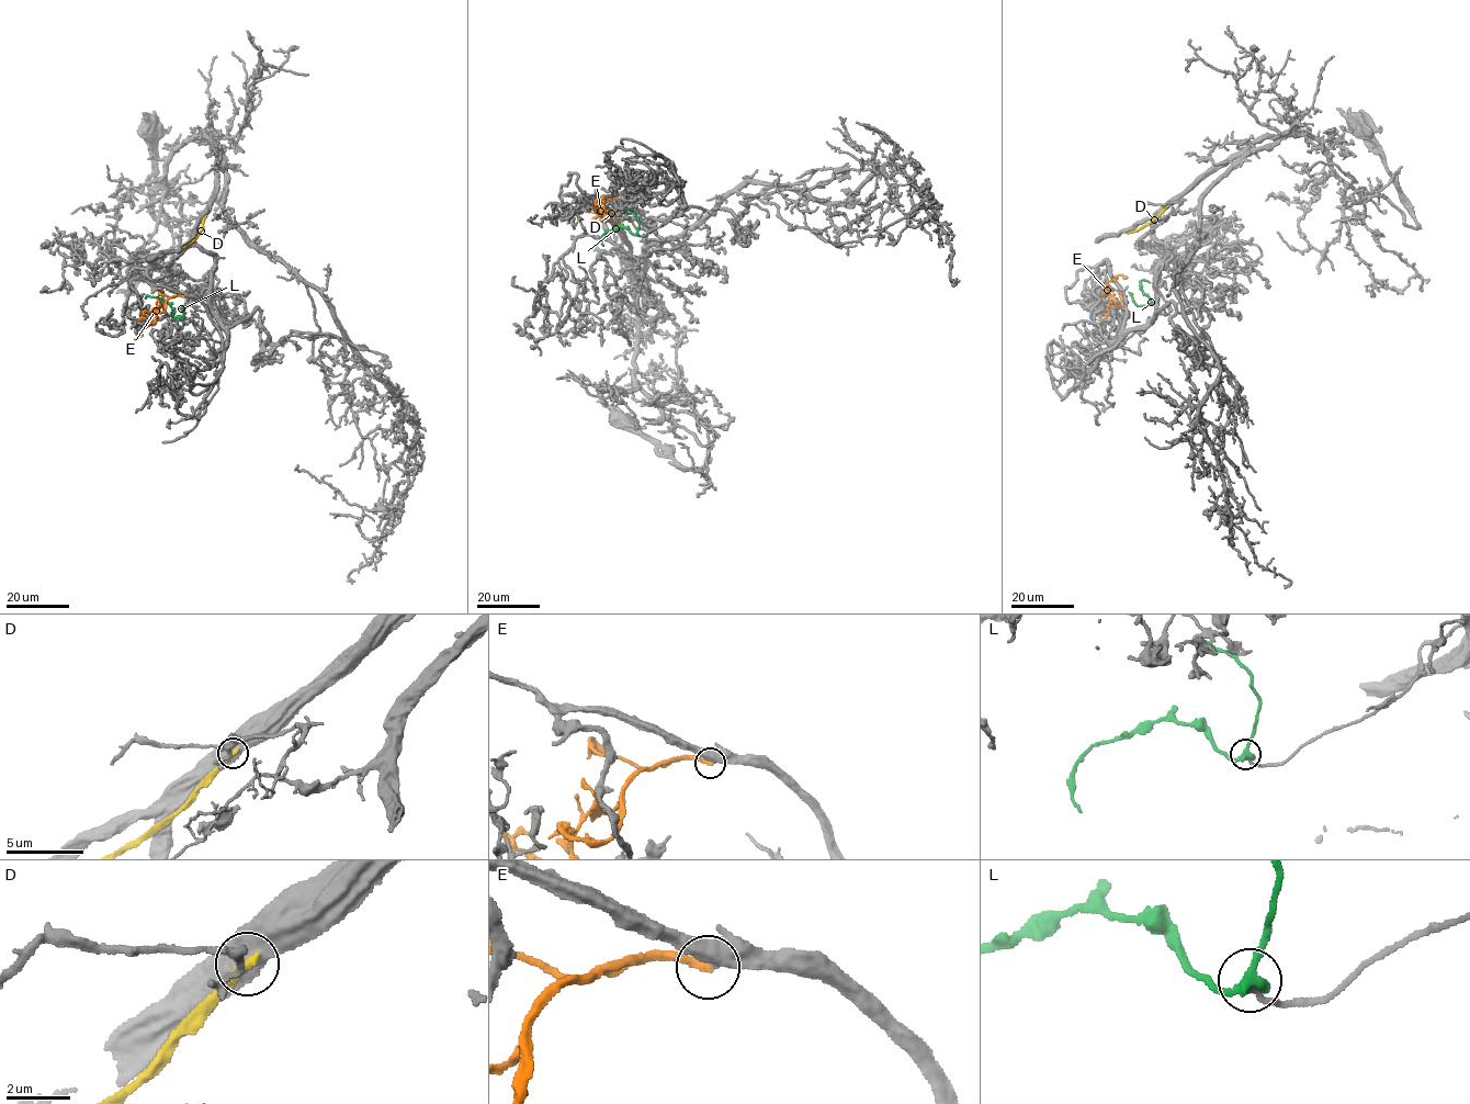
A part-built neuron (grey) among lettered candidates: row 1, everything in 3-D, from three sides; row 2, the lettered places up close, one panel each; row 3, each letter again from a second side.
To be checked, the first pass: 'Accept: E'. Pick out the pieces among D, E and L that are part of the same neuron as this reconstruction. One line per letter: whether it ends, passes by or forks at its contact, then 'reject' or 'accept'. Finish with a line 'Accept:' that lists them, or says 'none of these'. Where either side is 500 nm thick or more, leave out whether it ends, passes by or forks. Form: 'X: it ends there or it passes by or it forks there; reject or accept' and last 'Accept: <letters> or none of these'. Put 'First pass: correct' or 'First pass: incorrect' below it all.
D: reject
E: it ends there; accept
L: it passes by; accept
Accept: E, L
First pass: incorrect

